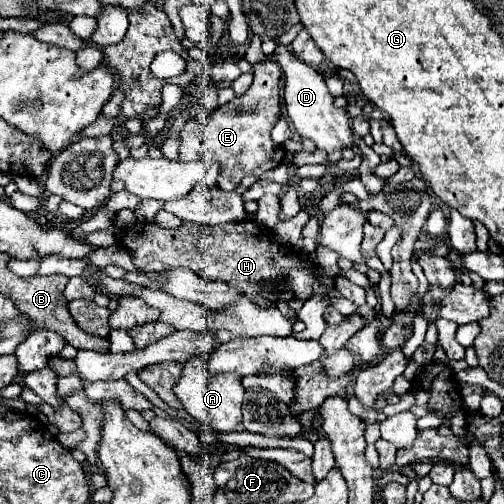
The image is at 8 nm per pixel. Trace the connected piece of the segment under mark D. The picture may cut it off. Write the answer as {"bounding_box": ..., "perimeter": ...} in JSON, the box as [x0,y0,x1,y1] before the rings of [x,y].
{"bounding_box":[274,46,354,152],"perimeter":[[[278,46],[274,50],[274,58],[284,74],[284,106],[298,134],[304,138],[310,138],[318,150],[334,152],[334,150],[350,148],[354,144],[350,116],[346,114],[344,108],[334,106],[334,96],[328,92],[324,74],[300,62],[294,54],[288,52],[286,46]]]}

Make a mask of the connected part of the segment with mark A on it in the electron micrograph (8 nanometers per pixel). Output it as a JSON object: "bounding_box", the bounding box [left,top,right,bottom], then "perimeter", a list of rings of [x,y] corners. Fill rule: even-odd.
{"bounding_box":[174,358,244,432],"perimeter":[[[192,358],[184,364],[182,376],[174,386],[174,394],[182,402],[184,410],[196,420],[210,424],[218,432],[234,432],[240,426],[242,418],[242,402],[244,402],[244,386],[240,374],[212,374],[206,366],[204,358]]]}

